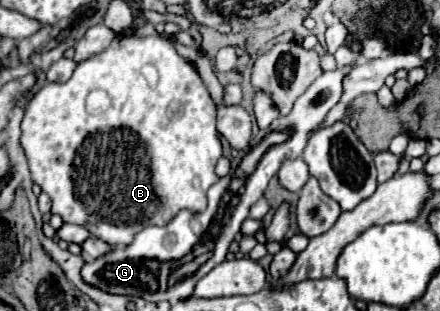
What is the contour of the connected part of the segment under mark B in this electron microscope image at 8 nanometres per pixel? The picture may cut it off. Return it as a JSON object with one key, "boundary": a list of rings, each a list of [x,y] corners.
{"boundary":[[[122,34],[112,40],[110,48],[106,48],[98,56],[92,56],[90,60],[80,62],[68,82],[46,84],[32,96],[32,100],[26,106],[26,116],[22,120],[22,140],[20,142],[22,142],[22,148],[26,152],[28,164],[30,164],[32,180],[36,184],[40,184],[40,188],[52,198],[52,214],[60,214],[62,220],[68,224],[86,226],[92,232],[92,236],[96,236],[112,246],[128,246],[142,228],[146,228],[150,224],[164,226],[180,210],[190,210],[190,212],[206,210],[208,188],[220,180],[216,176],[214,168],[216,168],[218,158],[222,156],[222,142],[220,142],[220,134],[216,130],[214,112],[216,112],[216,104],[212,102],[202,78],[198,76],[194,66],[174,50],[174,46],[168,40],[164,40],[158,34],[144,36],[144,38]]]}

